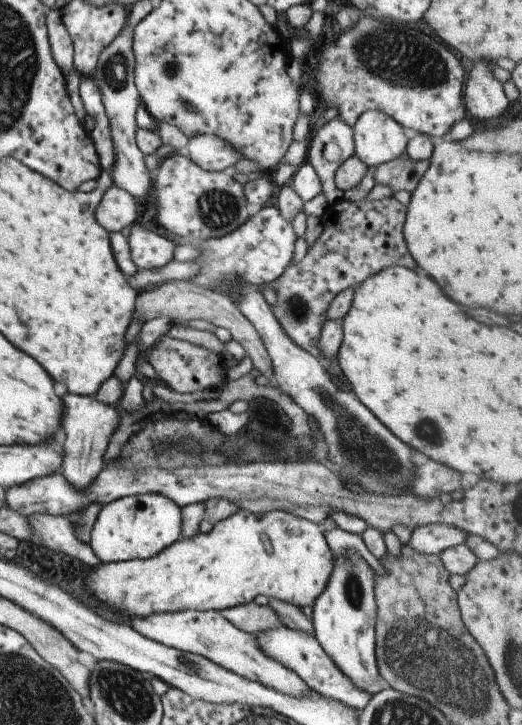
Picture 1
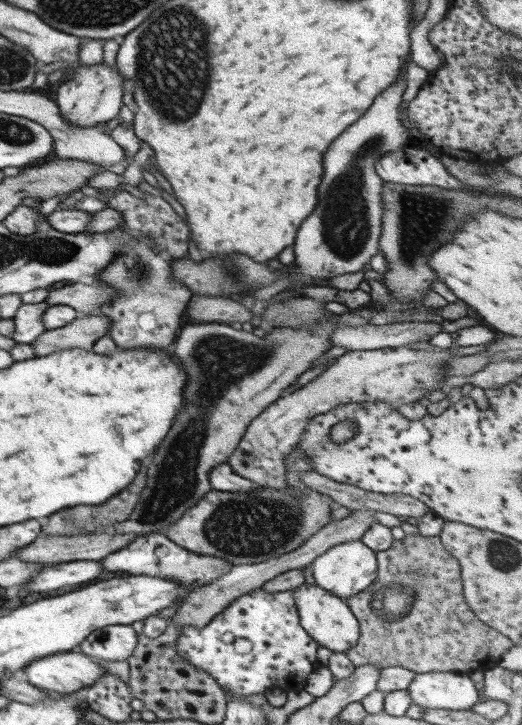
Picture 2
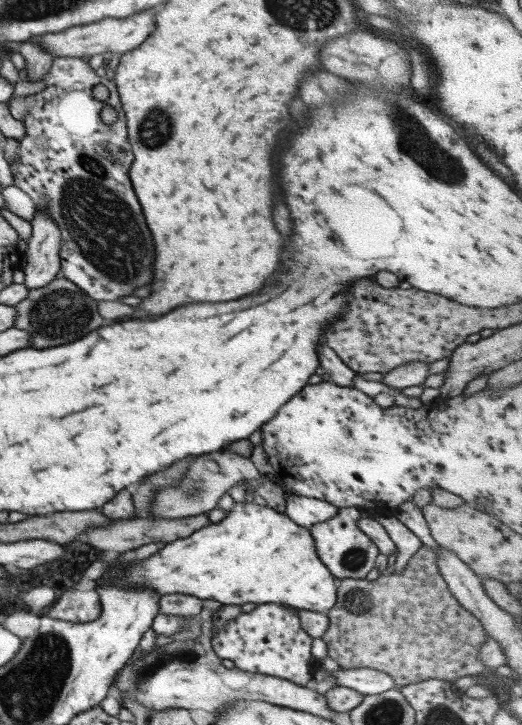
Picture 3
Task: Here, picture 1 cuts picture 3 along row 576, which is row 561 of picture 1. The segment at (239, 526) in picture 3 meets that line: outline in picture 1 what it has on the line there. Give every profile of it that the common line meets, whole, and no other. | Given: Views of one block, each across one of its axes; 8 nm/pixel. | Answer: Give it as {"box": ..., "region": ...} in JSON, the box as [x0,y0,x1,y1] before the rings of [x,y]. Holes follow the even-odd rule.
{"box":[82,509,334,619],"region":[[[241,509],[229,518],[213,523],[212,529],[207,534],[198,532],[191,538],[182,541],[177,540],[171,546],[164,548],[160,553],[157,553],[155,556],[149,557],[148,559],[129,559],[112,563],[99,563],[98,565],[92,566],[90,571],[85,574],[82,580],[87,592],[89,592],[97,602],[103,604],[103,606],[111,608],[113,612],[125,614],[125,616],[129,616],[129,619],[144,619],[152,614],[183,610],[222,611],[235,605],[251,603],[251,600],[253,600],[257,594],[262,594],[267,598],[273,597],[280,601],[291,602],[291,604],[299,608],[306,605],[311,607],[318,595],[325,590],[330,574],[333,570],[333,565],[334,559],[331,556],[329,547],[327,547],[327,543],[325,543],[325,538],[323,537],[323,531],[320,524],[297,518],[294,515],[291,515],[291,513],[286,513],[285,511],[271,511],[262,514],[253,514],[245,509]]]}

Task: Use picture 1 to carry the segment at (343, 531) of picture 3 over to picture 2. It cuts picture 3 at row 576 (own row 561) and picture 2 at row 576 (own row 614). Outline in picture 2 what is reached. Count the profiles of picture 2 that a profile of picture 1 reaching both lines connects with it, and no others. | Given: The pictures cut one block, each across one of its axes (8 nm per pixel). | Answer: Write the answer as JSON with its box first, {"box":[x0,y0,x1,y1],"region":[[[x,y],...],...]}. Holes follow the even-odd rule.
{"box":[309,540,376,600],"region":[[[360,540],[341,542],[328,548],[309,565],[314,583],[323,590],[346,600],[367,588],[376,577],[376,552]]]}

